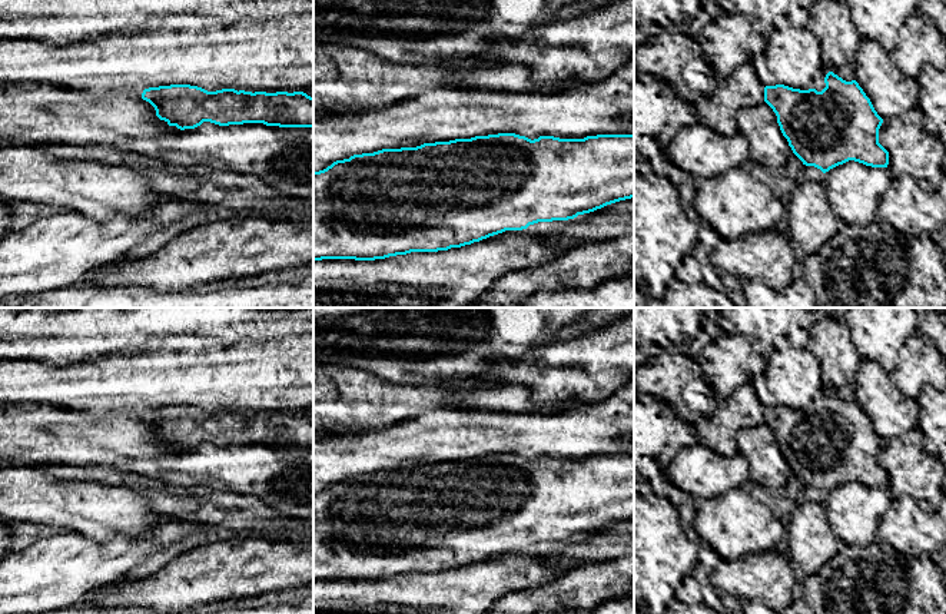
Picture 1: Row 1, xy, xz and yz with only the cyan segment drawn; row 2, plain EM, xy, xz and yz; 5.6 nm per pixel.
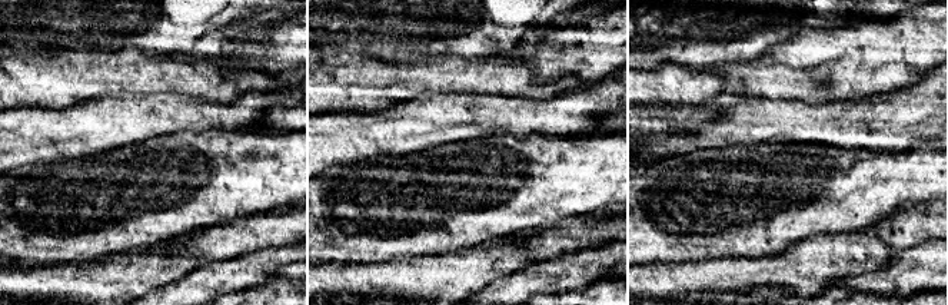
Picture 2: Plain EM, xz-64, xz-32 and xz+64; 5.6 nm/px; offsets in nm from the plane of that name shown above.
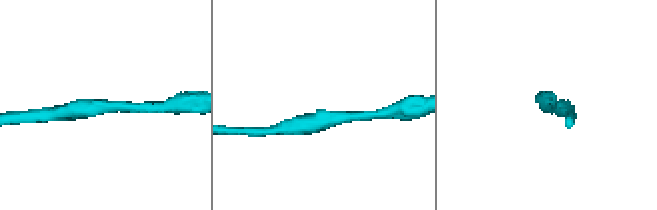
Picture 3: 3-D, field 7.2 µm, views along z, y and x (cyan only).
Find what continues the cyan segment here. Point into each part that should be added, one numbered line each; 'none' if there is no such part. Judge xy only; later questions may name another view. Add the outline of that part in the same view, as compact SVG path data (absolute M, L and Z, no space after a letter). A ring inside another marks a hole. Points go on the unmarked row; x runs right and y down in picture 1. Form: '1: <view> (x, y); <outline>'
none

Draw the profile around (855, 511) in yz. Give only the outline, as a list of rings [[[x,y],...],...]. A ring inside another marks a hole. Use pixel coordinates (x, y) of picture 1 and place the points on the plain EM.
[[[849,481],[824,494],[824,510],[834,535],[849,547],[869,547],[890,505],[886,488]]]

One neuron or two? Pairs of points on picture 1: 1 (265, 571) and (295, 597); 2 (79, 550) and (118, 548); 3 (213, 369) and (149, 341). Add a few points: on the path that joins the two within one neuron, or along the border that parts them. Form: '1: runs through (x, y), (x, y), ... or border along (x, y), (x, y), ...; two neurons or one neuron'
1: border along (298, 584), (271, 588), (252, 596); two neurons
2: runs through (89, 550), (108, 550); one neuron
3: border along (161, 349), (136, 352); two neurons

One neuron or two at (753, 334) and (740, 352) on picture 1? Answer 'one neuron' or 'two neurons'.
two neurons

